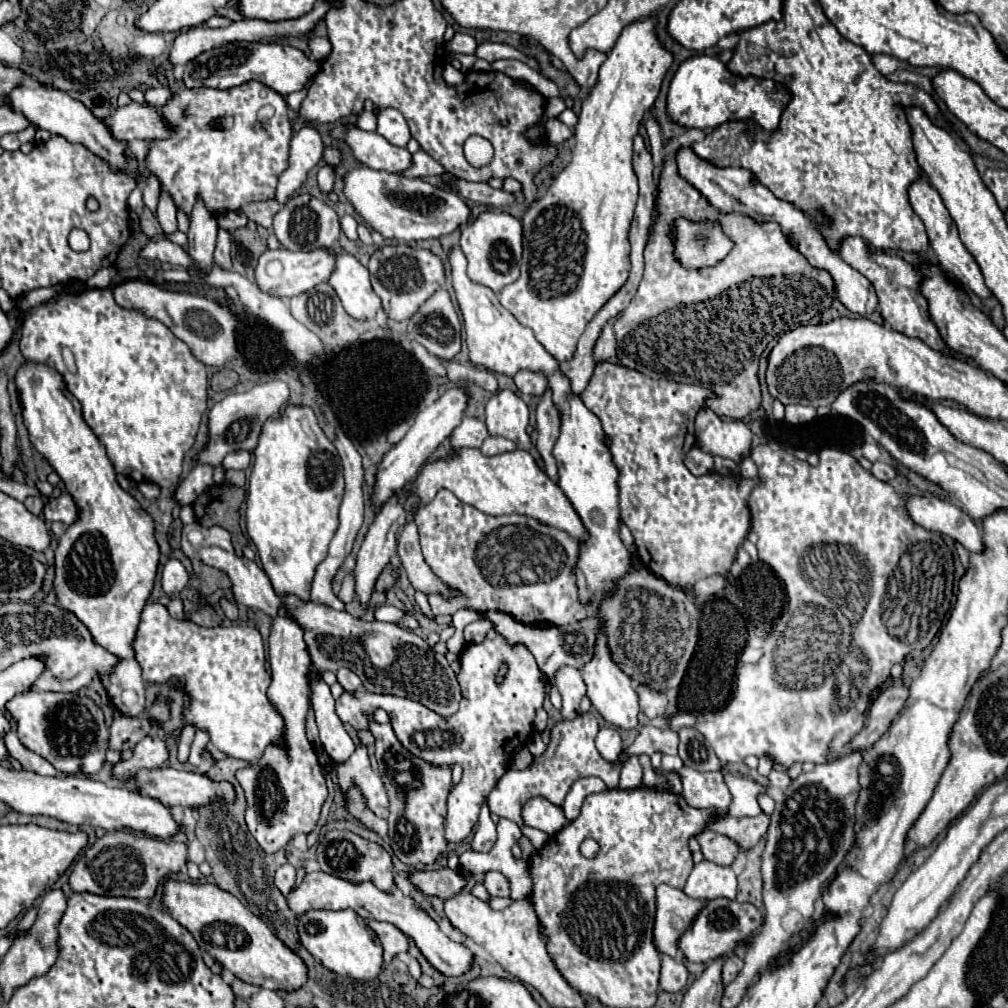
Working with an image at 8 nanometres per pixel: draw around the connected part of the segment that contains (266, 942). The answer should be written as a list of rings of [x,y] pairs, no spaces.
[[[169,880],[165,884],[165,904],[171,916],[195,936],[201,950],[207,950],[239,980],[285,992],[299,990],[307,982],[307,964],[303,958],[285,946],[285,942],[281,942],[267,924],[247,910],[233,894],[227,894],[213,884]]]

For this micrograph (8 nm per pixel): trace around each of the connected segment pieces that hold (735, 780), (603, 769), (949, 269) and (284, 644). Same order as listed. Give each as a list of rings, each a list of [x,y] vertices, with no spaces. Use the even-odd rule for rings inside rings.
[[[725,774],[723,776],[725,786],[731,792],[731,806],[729,806],[729,814],[731,816],[755,816],[761,812],[757,796],[765,792],[765,788],[753,780],[741,778],[741,776],[733,776],[733,774]]]
[[[591,712],[581,714],[575,720],[563,720],[559,722],[553,732],[551,732],[551,744],[549,748],[555,750],[555,756],[545,760],[545,758],[537,758],[529,768],[521,770],[521,772],[513,772],[507,770],[501,780],[497,782],[497,786],[491,790],[487,804],[489,810],[493,814],[497,814],[499,818],[507,818],[519,826],[523,826],[523,818],[521,818],[521,808],[523,804],[533,798],[533,796],[543,796],[547,798],[551,804],[561,806],[571,784],[583,776],[597,776],[601,778],[607,788],[617,788],[619,786],[619,772],[621,772],[621,764],[613,764],[601,758],[601,754],[595,748],[595,736],[597,736],[599,724],[595,720],[595,716]],[[555,738],[559,738],[559,742],[555,744]]]
[[[919,180],[919,182],[911,184],[911,188],[909,188],[909,200],[911,200],[911,206],[913,206],[915,214],[917,214],[917,216],[923,220],[923,224],[927,226],[929,244],[931,244],[931,248],[933,248],[937,260],[939,260],[939,266],[941,266],[947,274],[953,274],[953,276],[961,282],[961,286],[973,290],[979,298],[991,298],[993,294],[991,294],[991,290],[987,288],[987,284],[985,284],[985,280],[983,280],[981,268],[979,268],[979,264],[975,262],[975,258],[971,256],[971,252],[963,246],[963,242],[961,242],[961,238],[959,238],[959,232],[957,232],[957,226],[955,226],[953,218],[949,216],[947,208],[943,206],[941,196],[937,194],[937,190],[935,190],[929,182]]]
[[[283,608],[279,610],[279,616],[273,618],[271,626],[269,666],[271,684],[267,688],[267,698],[283,718],[283,742],[267,746],[259,762],[241,768],[235,772],[235,778],[245,792],[245,822],[251,836],[267,854],[275,854],[297,834],[311,834],[315,830],[321,804],[327,798],[323,768],[305,736],[305,718],[309,712],[307,674],[311,658],[305,650],[303,628],[291,616],[287,616]]]

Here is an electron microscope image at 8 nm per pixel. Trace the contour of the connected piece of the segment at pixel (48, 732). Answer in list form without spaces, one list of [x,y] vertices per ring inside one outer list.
[[[23,692],[7,702],[17,724],[17,736],[25,748],[43,756],[63,774],[95,774],[101,770],[107,752],[109,730],[101,708],[87,696],[71,692]]]

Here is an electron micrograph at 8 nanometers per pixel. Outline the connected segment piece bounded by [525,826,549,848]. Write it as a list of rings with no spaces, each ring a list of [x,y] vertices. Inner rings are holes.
[[[525,826],[525,836],[531,840],[531,844],[533,844],[535,848],[541,848],[541,846],[547,842],[547,838],[549,838],[545,832],[535,830],[535,828],[527,828],[527,826]]]

